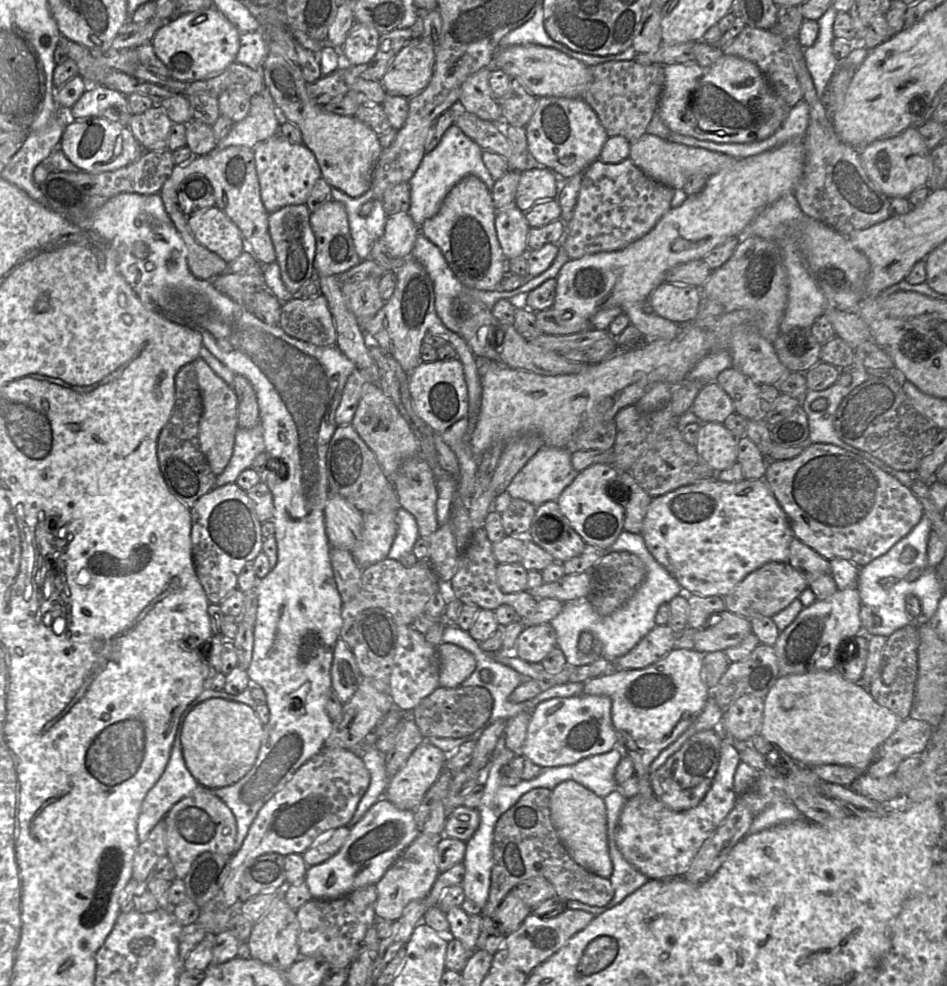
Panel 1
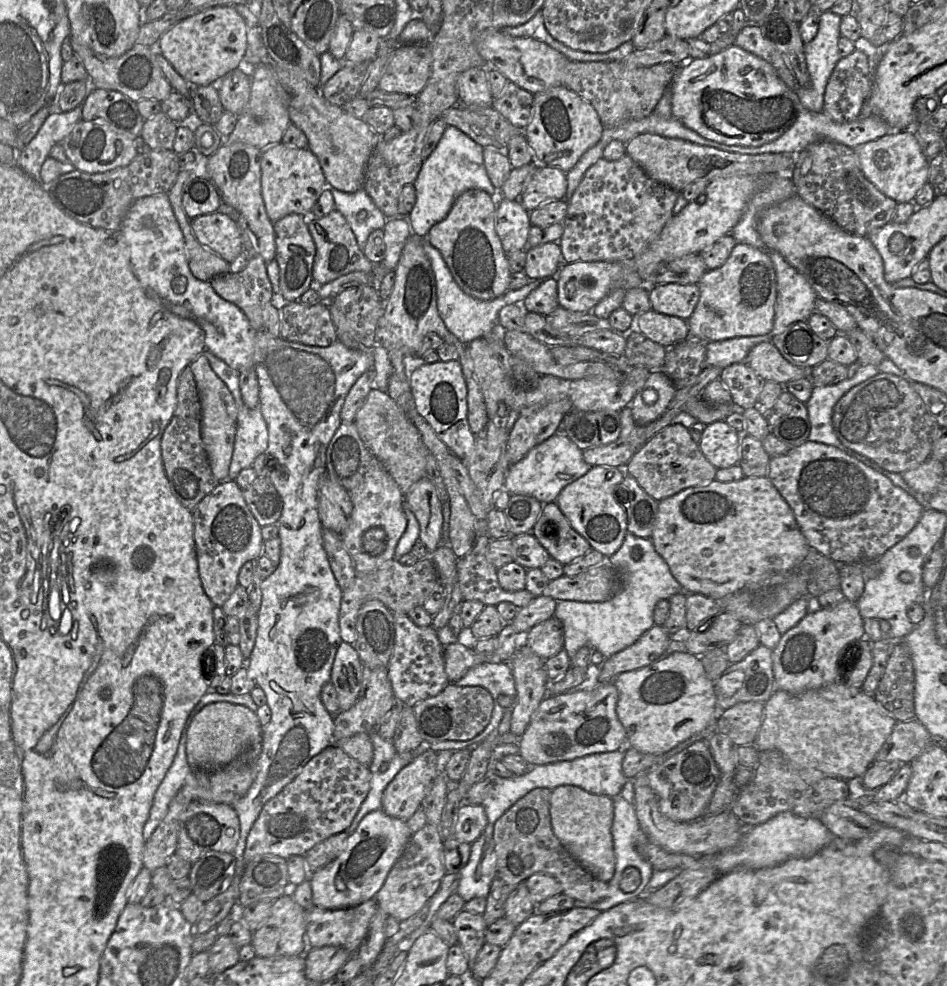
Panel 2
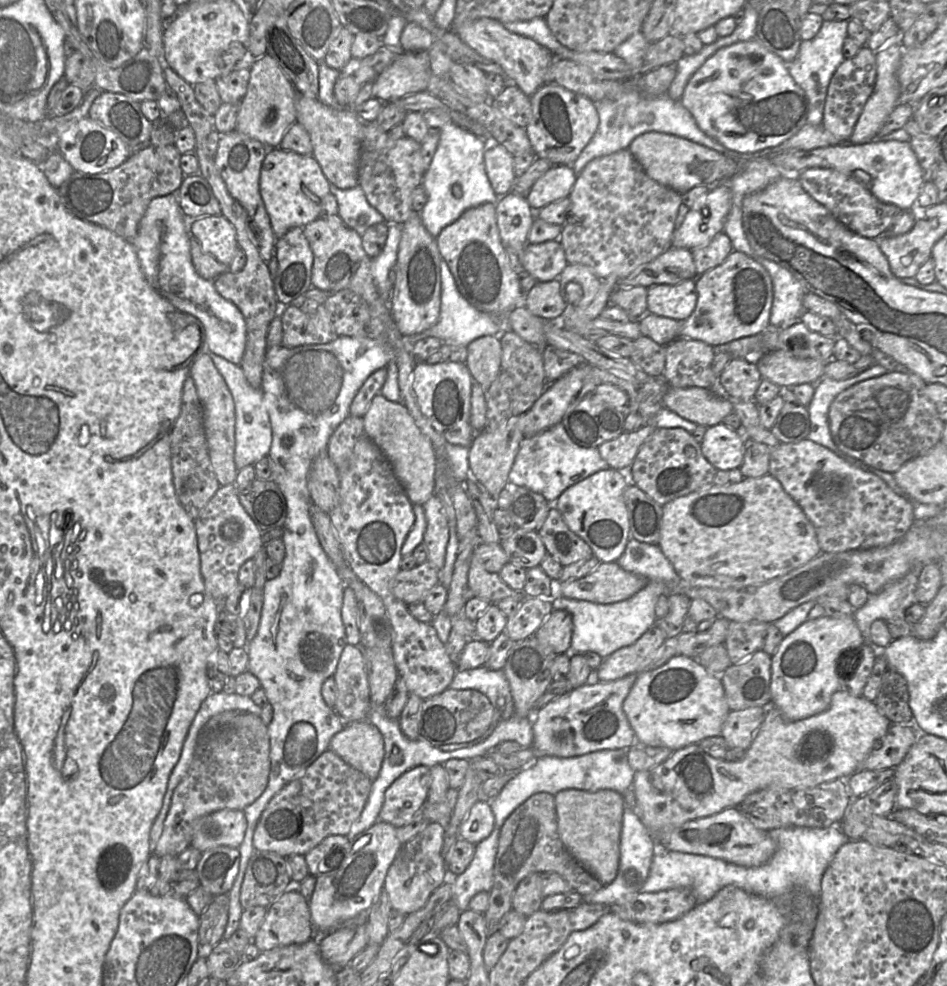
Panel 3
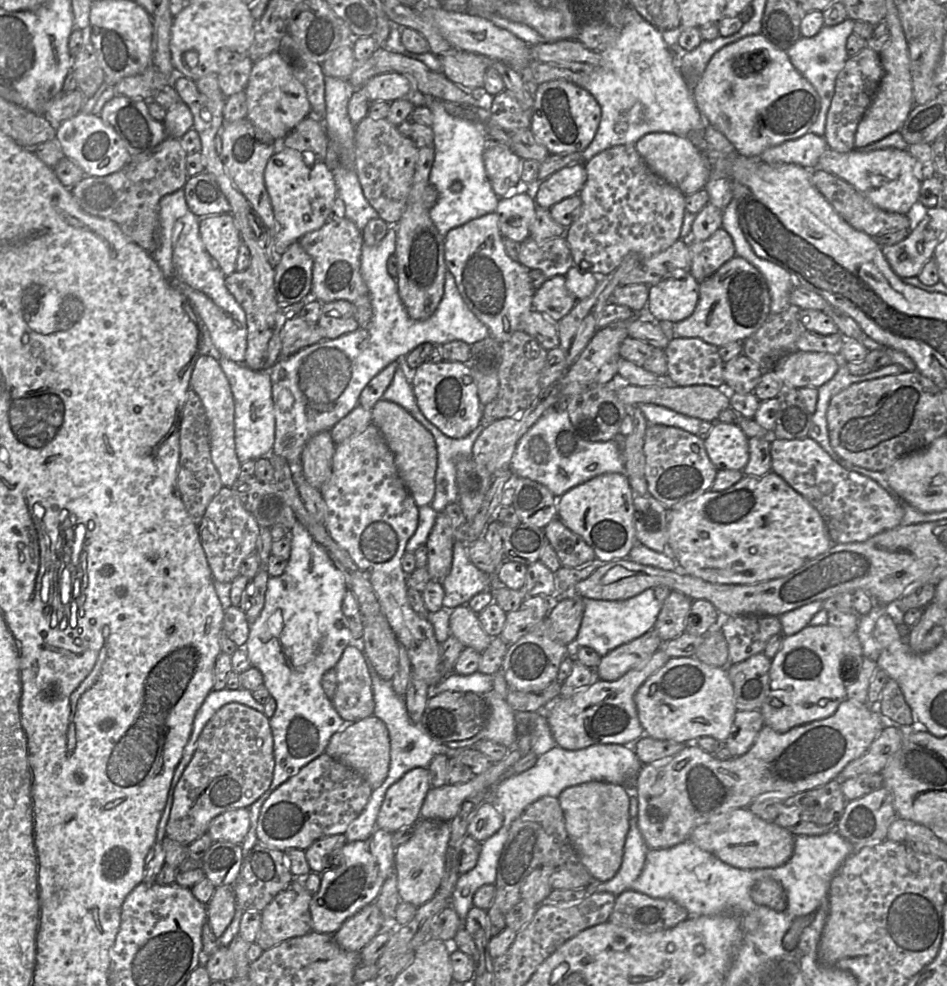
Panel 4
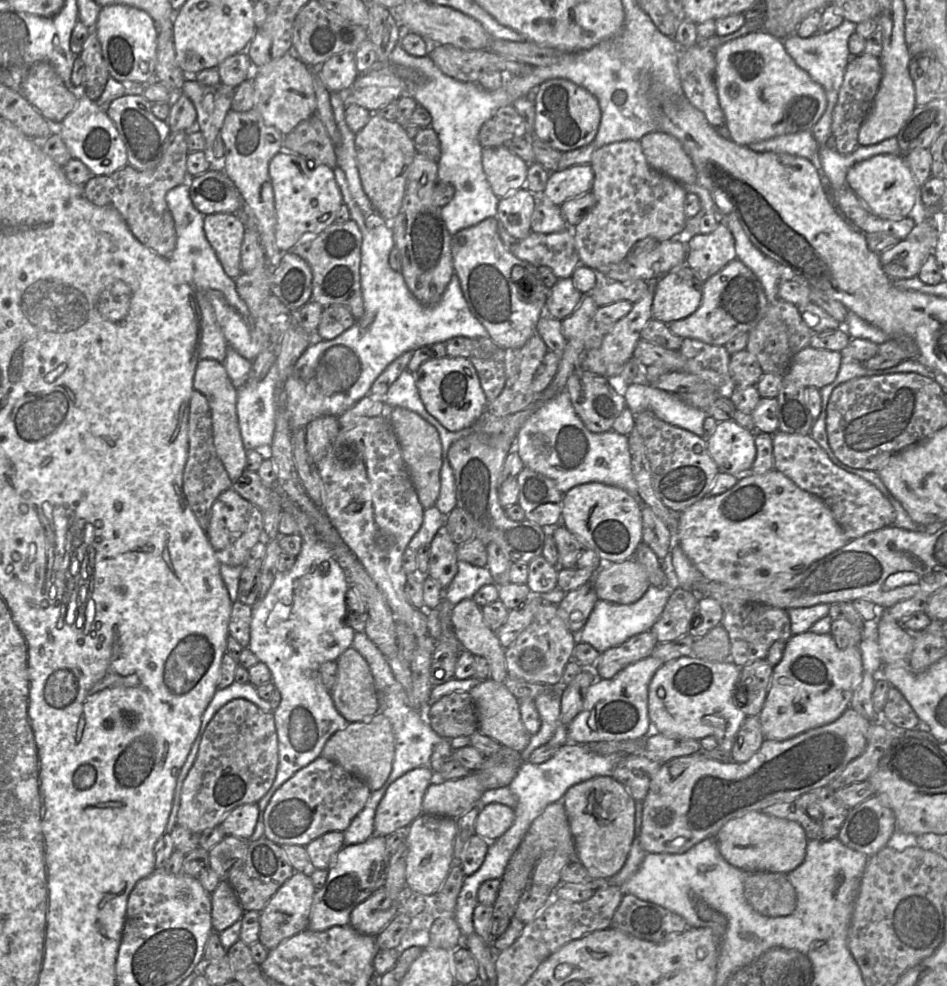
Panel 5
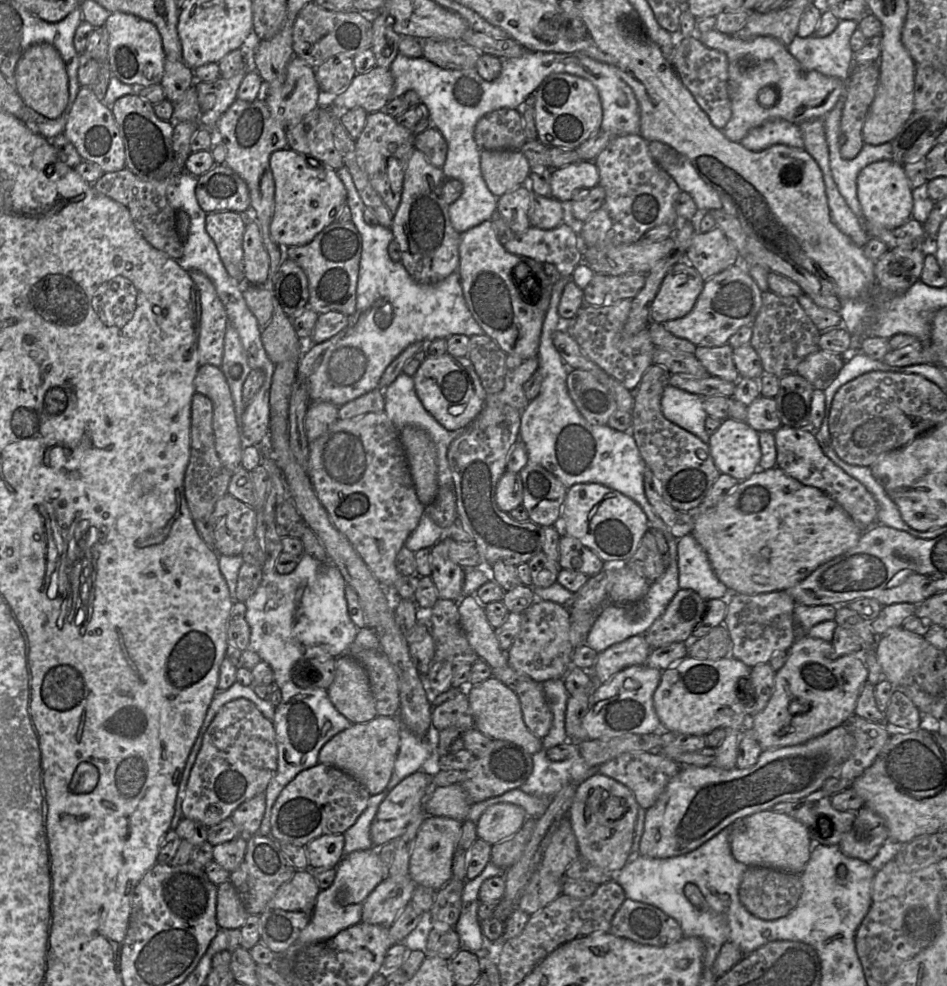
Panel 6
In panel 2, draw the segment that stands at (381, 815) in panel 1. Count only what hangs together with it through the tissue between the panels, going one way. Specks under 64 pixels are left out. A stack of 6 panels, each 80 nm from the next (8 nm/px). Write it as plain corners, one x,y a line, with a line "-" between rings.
382,809
368,813
348,836
344,850
330,863
310,873
313,906
344,909
374,899
412,836
406,822
388,816

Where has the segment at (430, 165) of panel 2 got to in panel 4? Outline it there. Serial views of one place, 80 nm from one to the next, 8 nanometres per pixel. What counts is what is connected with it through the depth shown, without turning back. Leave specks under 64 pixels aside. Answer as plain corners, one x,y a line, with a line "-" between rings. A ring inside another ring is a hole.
446,100
427,102
425,103
425,106
433,113
433,124
431,128
434,133
433,146
435,150
434,162
429,176
429,184
433,185
438,192
437,202
429,209
429,215
439,233
445,236
448,231
453,228
488,213
496,212
500,197
493,191
484,166
483,153
487,148
487,140
484,138
484,124
472,123
451,116
444,109
441,101
-
456,181
462,184
462,190
458,193
451,190
452,184

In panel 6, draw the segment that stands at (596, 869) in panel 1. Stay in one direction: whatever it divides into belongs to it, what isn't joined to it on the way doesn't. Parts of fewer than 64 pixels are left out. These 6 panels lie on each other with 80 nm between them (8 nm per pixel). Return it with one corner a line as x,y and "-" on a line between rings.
596,773
578,787
568,811
579,855
595,866
617,873
630,860
639,804
624,784

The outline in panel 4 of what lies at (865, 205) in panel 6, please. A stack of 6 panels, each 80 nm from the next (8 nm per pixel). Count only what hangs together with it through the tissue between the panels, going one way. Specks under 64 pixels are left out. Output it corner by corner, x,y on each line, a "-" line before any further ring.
885,148
862,152
853,149
840,153
827,149
819,158
817,168
832,173
863,194
876,207
906,214
918,200
921,181
914,171
914,158
907,150

